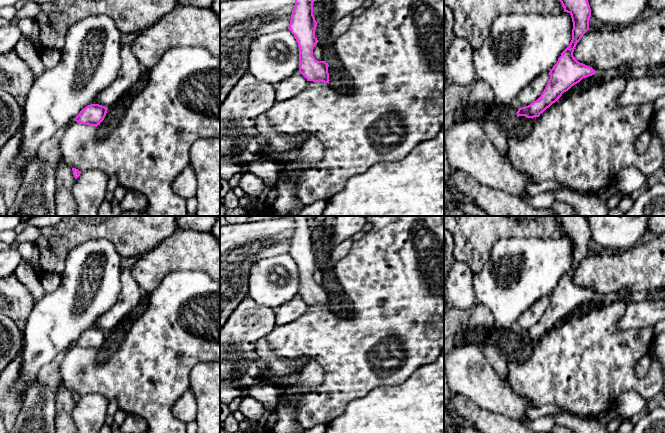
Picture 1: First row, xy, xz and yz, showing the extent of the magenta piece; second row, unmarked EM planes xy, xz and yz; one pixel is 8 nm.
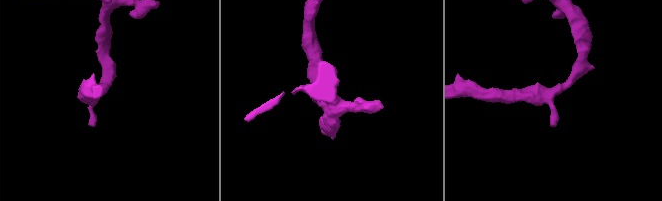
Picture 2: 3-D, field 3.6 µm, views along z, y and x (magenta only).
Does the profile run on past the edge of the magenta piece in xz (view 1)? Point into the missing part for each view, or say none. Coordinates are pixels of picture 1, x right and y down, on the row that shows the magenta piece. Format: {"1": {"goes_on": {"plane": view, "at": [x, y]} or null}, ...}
{"1": {"goes_on": null}}

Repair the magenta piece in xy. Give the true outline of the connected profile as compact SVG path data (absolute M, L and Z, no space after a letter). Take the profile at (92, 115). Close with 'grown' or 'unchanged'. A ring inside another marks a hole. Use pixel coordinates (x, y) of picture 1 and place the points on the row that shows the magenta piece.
M99 104L86 106L76 116L75 121L79 124L97 127L104 120L108 108Z; unchanged

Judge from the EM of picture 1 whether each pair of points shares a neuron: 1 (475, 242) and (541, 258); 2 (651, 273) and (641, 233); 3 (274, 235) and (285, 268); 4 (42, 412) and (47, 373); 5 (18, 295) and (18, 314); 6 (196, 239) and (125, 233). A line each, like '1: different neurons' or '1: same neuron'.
1: different neurons
2: different neurons
3: different neurons
4: same neuron
5: same neuron
6: different neurons

